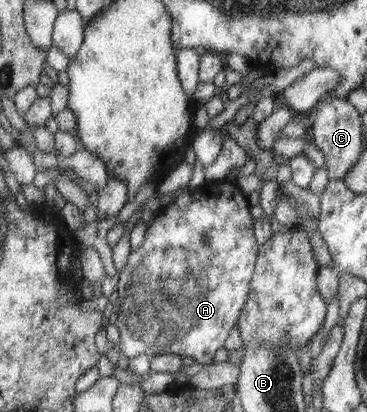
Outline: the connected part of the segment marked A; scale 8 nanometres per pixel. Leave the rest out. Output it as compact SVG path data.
M224 180L205 181L196 188L190 188L188 193L178 195L170 204L162 207L155 214L147 217L147 230L144 235L144 242L129 254L127 264L119 273L117 283L118 298L116 299L116 310L112 316L113 321L120 331L120 349L128 359L148 355L151 358L162 354L178 354L180 357L190 357L196 363L208 365L213 361L213 357L218 349L221 349L228 339L230 330L237 325L238 317L242 313L244 305L248 300L248 290L250 290L250 281L254 274L256 259L258 256L258 244L252 232L254 218L250 214L250 205L246 196L236 188L236 184L224 184Z

